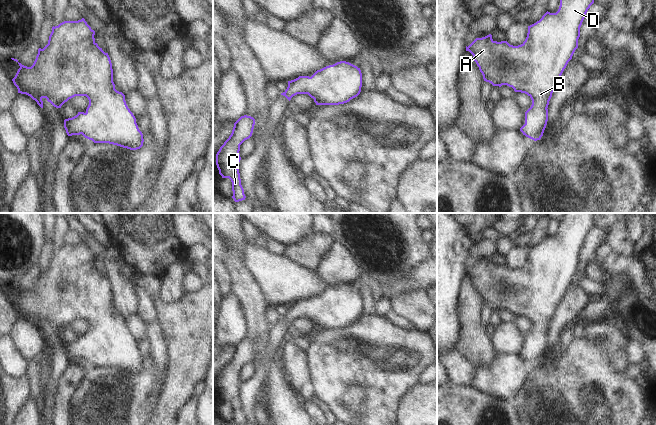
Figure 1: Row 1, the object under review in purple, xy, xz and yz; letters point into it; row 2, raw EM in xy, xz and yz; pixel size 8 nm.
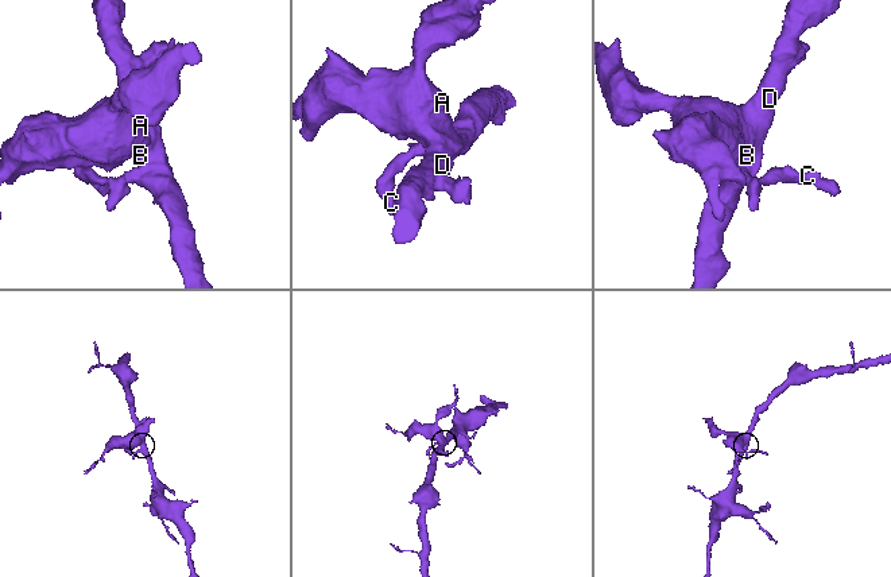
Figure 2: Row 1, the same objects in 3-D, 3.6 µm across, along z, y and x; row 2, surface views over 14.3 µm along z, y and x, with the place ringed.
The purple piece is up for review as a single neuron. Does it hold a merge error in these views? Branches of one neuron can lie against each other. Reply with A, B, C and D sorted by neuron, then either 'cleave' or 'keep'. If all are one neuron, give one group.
groups A B C D; keep

